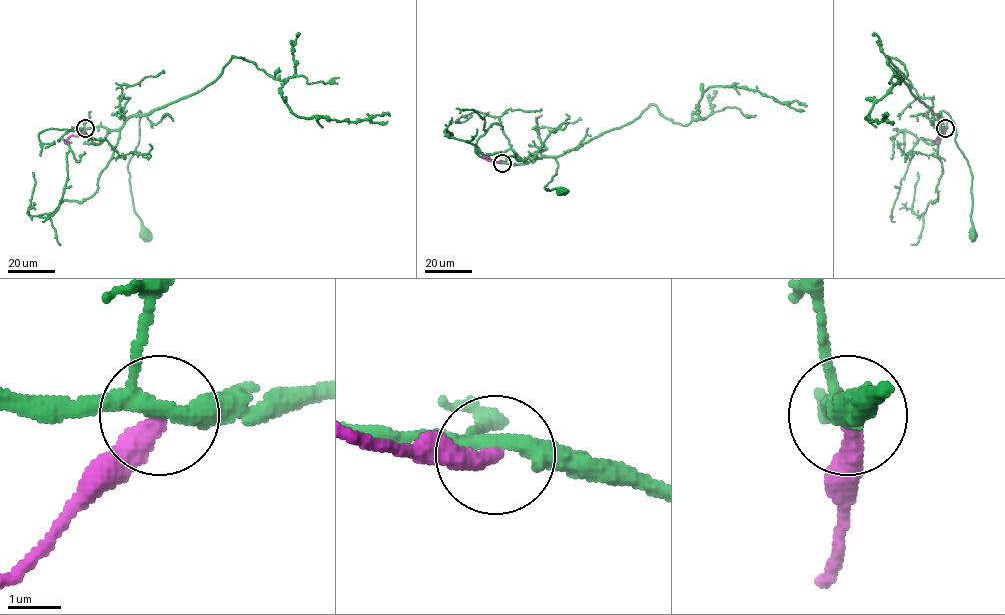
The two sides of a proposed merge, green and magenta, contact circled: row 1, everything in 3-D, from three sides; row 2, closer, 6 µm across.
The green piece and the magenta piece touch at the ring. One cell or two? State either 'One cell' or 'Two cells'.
Two cells

